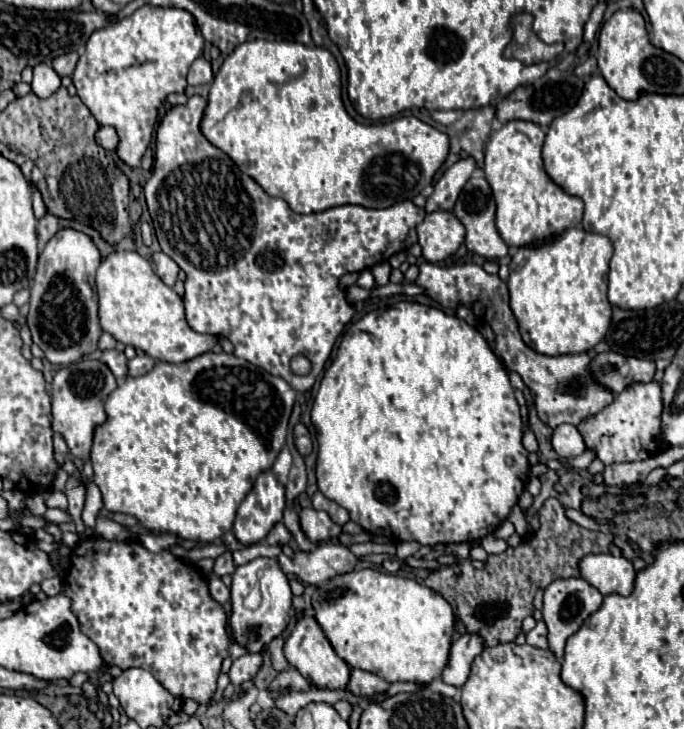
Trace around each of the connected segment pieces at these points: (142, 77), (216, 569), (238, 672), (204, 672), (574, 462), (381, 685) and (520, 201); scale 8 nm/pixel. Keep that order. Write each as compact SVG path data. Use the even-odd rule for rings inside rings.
M143 5L139 7L133 15L125 17L119 23L113 23L105 29L95 31L89 41L89 73L93 71L95 75L89 75L89 111L93 113L93 117L99 121L99 125L111 125L117 133L119 133L119 147L117 147L117 155L131 167L137 167L141 163L141 157L145 153L145 149L151 143L151 135L157 123L157 113L159 107L163 105L163 101L167 99L167 95L171 93L185 93L185 75L187 75L187 67L201 57L203 53L203 35L197 29L193 15L187 13L185 9L163 9L163 7L151 7L151 5ZM137 39L145 39L147 45L147 53L149 57L153 57L151 61L139 65L137 63Z
M225 553L221 557L215 559L215 565L213 565L213 573L223 577L223 575L231 575L235 571L235 565L233 565L233 559L231 559L231 553Z
M247 653L247 655L233 661L233 665L229 669L229 679L235 687L239 687L243 681L255 677L259 667L261 667L261 655L249 655Z
M89 537L85 541L81 541L75 551L71 553L71 559L69 559L69 569L67 569L67 575L63 579L63 593L67 597L71 597L71 609L73 613L77 615L79 619L79 625L81 625L81 631L93 641L97 643L99 651L101 651L101 657L103 661L111 667L117 663L117 667L121 669L129 669L129 667L141 667L141 669L147 669L151 671L157 681L161 681L161 685L165 685L165 689L169 689L173 695L177 697L183 697L183 699L193 699L197 703L205 703L209 705L213 701L213 695L215 695L215 689L217 689L217 677L219 677L219 671L221 671L221 663L223 659L227 657L227 647L229 647L229 635L227 635L227 615L223 611L223 607L219 603L215 603L209 593L207 593L207 583L203 579L203 575L197 571L195 565L189 565L177 557L173 557L171 553L167 551L161 551L161 553L151 553L147 551L141 543L137 541L129 541L129 543L111 543L111 541L105 541L105 539L99 539L99 537Z
M586 449L581 455L567 461L567 465L574 470L584 470L595 459L595 451Z
M353 669L351 671L351 683L349 683L349 691L355 693L357 697L371 697L371 695L381 695L389 689L389 683L373 673L361 671L361 669Z
M509 121L493 131L485 145L487 181L497 203L497 229L507 245L523 247L543 243L569 227L577 227L583 219L583 201L579 197L569 197L545 173L541 159L543 143L545 133L539 125L529 121Z

